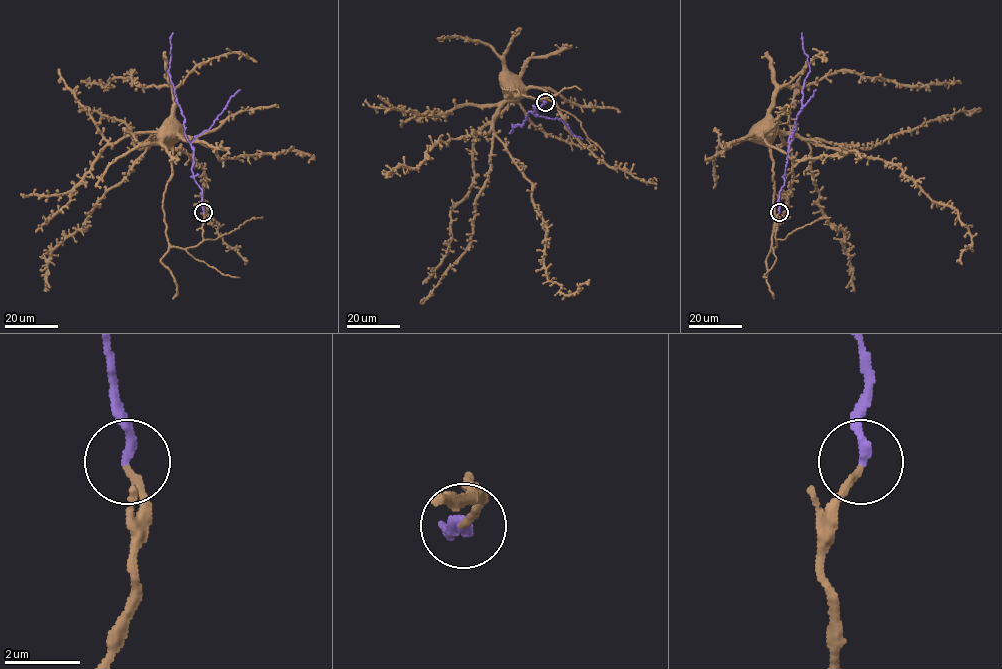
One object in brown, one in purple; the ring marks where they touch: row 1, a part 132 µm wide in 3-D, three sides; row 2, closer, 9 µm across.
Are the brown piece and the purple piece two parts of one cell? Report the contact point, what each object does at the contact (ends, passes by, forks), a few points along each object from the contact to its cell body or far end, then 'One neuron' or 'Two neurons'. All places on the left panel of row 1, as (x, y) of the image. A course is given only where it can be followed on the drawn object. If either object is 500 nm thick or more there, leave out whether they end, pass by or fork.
Place: (203, 212). At the ring brown ends. At the ring purple ends. Course of brown: (203, 213), (203, 240), (171, 246), (162, 203), (171, 145), (156, 133), (201, 167), (201, 203), (245, 264). Course of purple: (203, 213), (202, 191), (191, 171), (193, 149), (184, 132), (185, 117), (168, 71), (173, 32). One neuron

